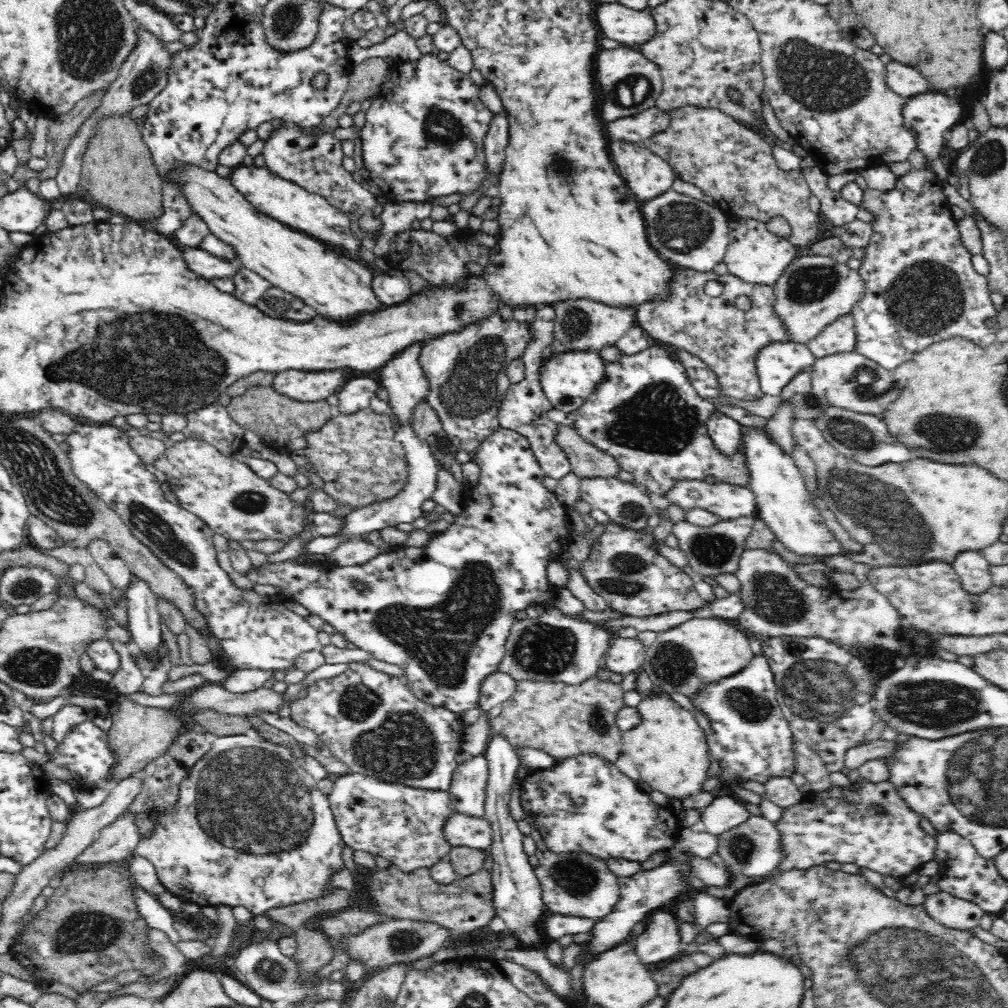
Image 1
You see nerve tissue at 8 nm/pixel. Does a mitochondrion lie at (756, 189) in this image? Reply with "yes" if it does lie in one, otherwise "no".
no

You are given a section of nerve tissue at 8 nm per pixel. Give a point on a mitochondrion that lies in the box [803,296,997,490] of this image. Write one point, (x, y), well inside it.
(949, 436)

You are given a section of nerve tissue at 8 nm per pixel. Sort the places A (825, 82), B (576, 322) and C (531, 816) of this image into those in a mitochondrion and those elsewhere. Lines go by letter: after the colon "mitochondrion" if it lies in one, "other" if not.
A: mitochondrion
B: mitochondrion
C: other

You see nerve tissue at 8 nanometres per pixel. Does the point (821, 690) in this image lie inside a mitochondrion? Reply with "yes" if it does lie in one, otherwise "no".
yes

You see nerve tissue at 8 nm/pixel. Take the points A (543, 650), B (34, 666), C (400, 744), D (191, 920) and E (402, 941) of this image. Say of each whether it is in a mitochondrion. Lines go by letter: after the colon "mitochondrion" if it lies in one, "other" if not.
A: mitochondrion
B: mitochondrion
C: mitochondrion
D: other
E: mitochondrion

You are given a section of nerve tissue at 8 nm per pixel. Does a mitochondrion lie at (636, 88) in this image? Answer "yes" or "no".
yes

